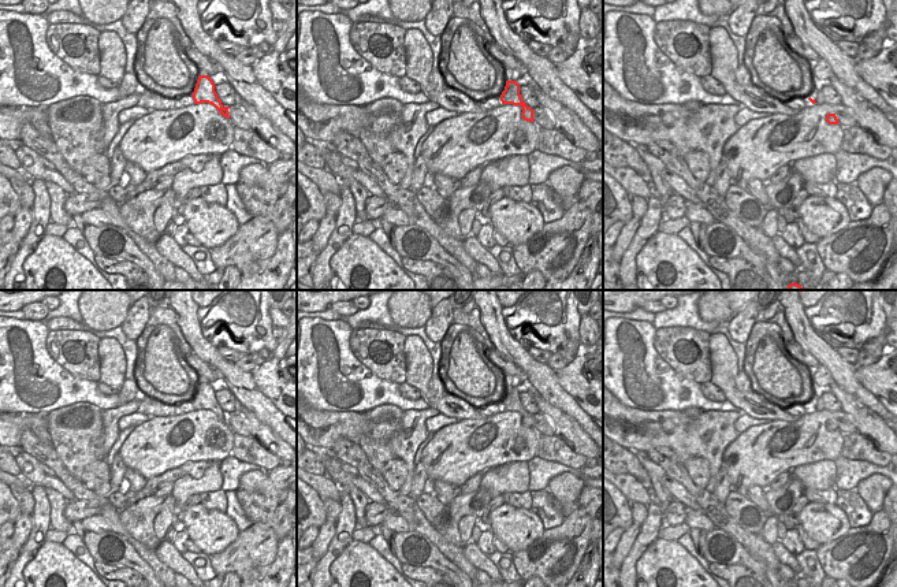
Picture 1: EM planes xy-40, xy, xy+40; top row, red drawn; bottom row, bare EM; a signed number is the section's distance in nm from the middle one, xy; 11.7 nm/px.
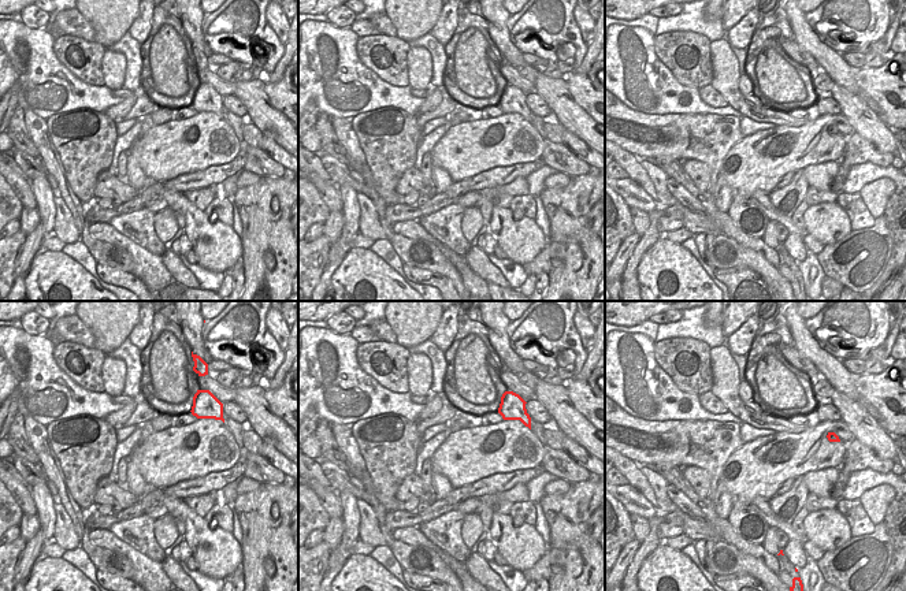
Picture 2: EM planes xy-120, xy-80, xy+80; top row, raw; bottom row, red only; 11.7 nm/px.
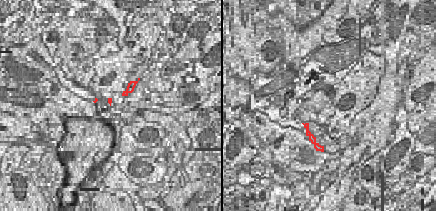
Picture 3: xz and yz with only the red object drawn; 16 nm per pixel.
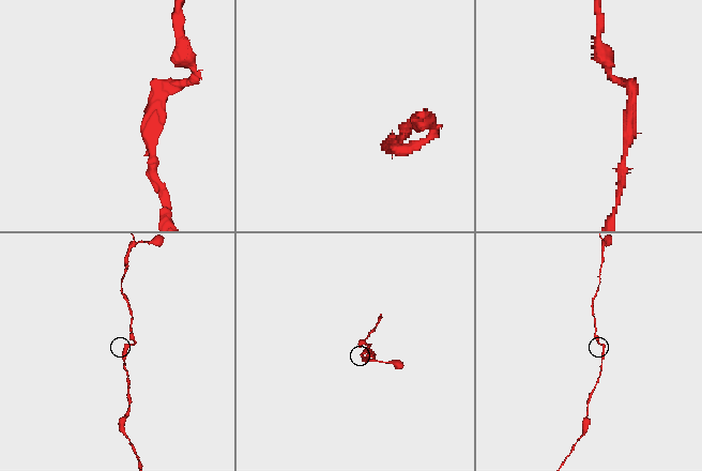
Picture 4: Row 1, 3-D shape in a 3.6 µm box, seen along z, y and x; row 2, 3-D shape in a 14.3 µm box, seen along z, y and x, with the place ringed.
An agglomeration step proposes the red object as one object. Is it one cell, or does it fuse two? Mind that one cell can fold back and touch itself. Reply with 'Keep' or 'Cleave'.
Keep.

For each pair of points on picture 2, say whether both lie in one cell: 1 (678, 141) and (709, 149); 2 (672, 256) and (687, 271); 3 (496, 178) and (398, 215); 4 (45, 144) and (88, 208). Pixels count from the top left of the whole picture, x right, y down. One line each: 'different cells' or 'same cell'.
1: same cell
2: same cell
3: same cell
4: different cells

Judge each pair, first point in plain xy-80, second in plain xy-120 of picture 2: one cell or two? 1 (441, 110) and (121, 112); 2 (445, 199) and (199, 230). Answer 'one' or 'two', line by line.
1: two
2: two

